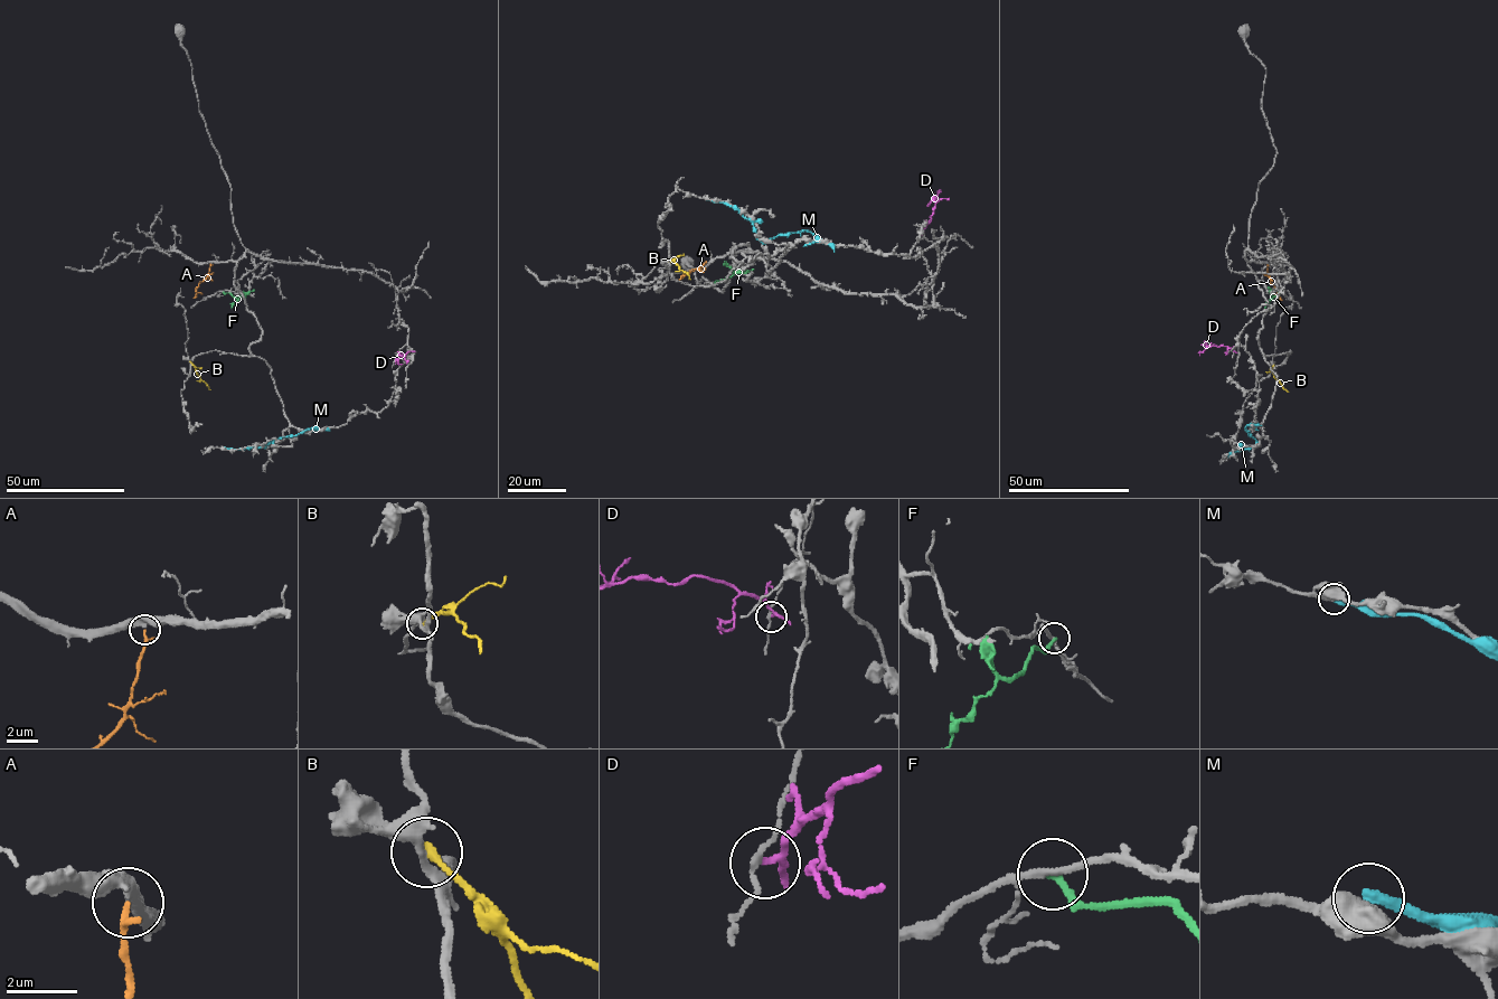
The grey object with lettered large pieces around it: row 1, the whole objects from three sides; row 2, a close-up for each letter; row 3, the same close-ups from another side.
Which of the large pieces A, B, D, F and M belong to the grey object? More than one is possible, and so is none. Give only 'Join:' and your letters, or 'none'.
Join: A

